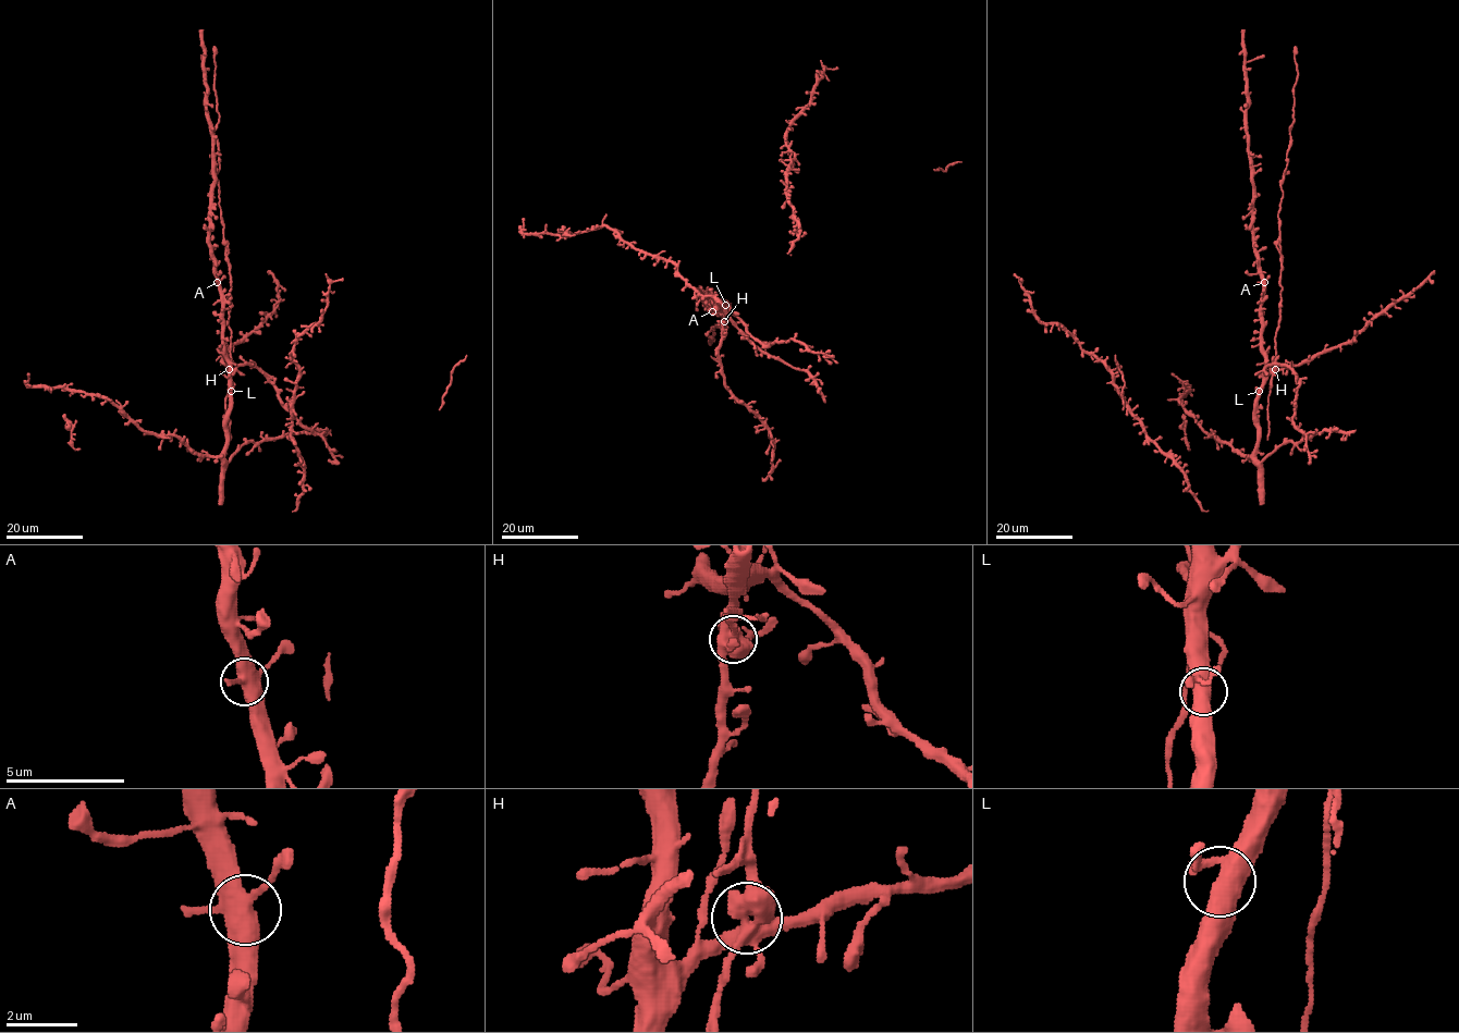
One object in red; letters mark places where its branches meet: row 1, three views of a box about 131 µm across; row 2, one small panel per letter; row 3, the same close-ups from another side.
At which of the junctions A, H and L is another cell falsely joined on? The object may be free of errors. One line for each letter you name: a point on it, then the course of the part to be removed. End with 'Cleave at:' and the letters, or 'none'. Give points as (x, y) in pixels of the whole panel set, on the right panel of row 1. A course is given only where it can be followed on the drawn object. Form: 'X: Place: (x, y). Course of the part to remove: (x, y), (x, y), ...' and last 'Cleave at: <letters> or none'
H: Place: (1275, 369). Course of the part to remove: (1275, 369), (1282, 285), (1277, 212), (1294, 123), (1296, 47)
Cleave at: H

